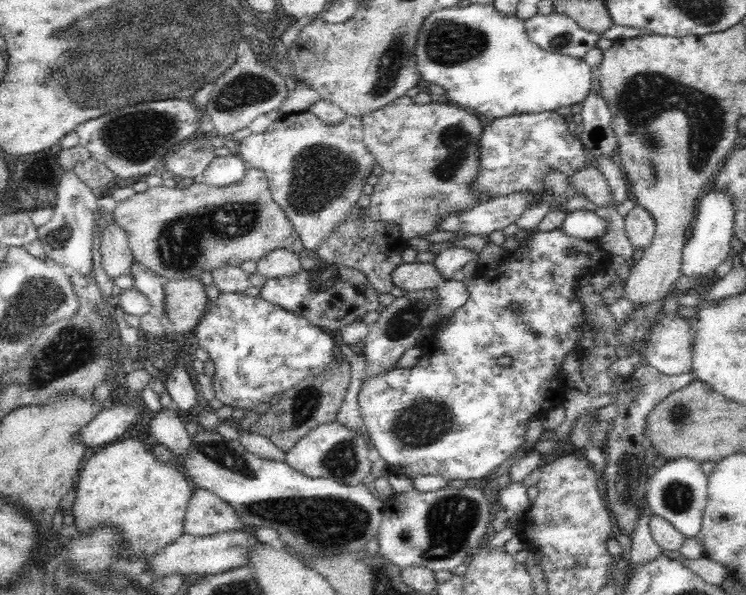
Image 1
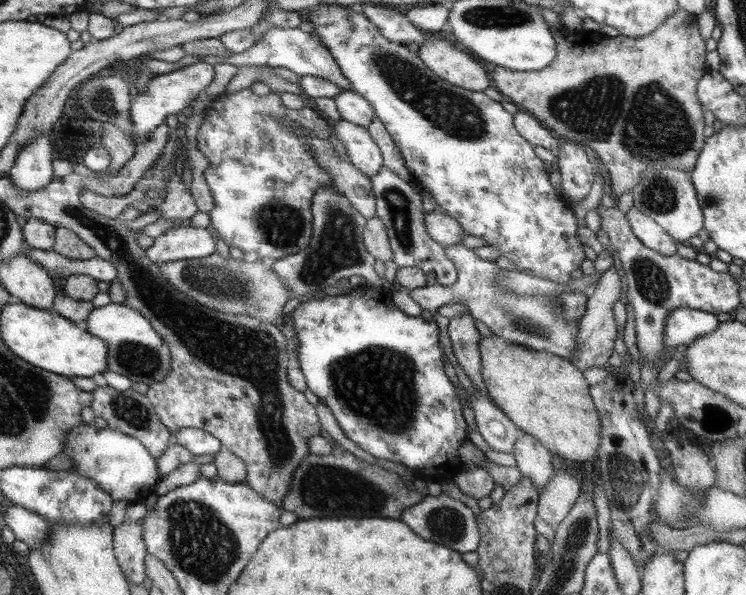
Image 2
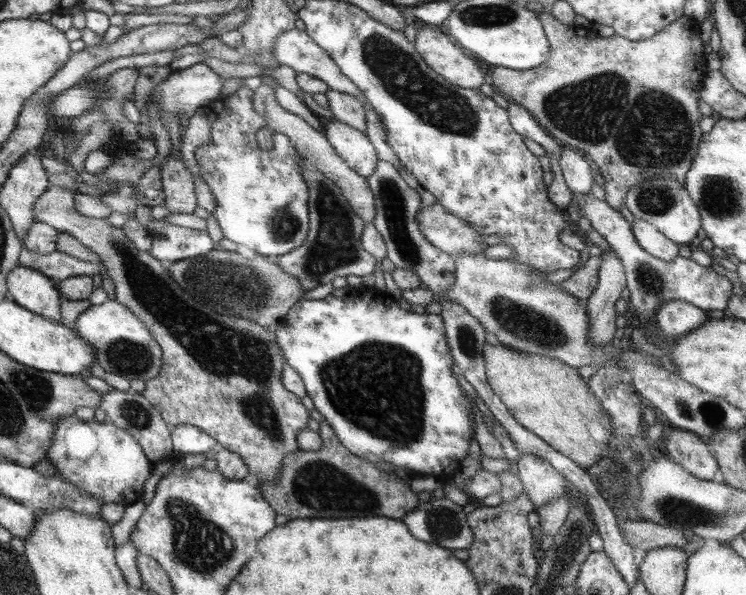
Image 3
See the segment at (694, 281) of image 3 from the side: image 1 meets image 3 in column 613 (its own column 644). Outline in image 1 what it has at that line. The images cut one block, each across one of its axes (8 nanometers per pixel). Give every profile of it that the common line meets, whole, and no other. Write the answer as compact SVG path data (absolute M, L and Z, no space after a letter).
M642 206L633 207L624 217L624 232L634 249L641 248L645 251L645 248L653 241L655 230L654 217Z

